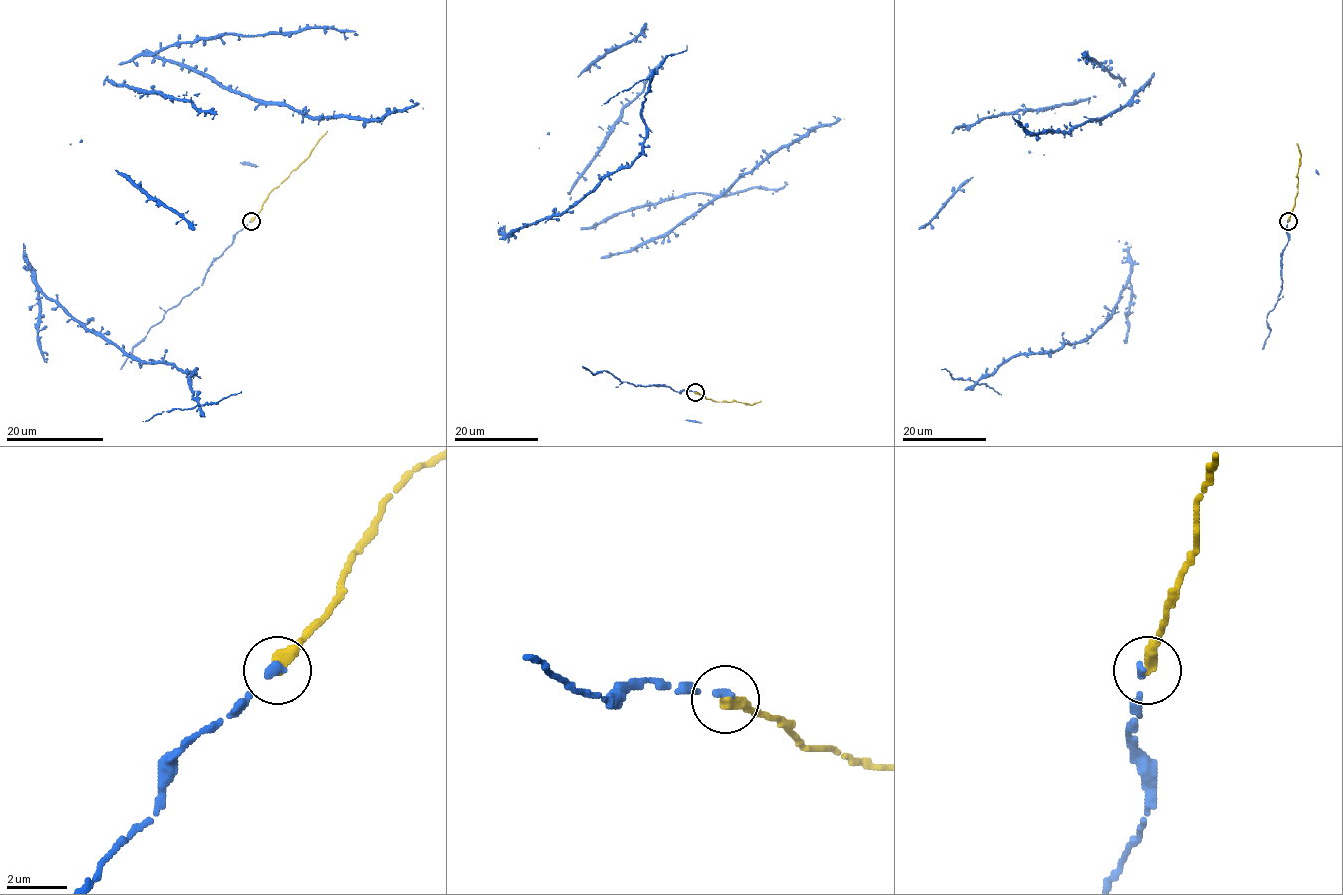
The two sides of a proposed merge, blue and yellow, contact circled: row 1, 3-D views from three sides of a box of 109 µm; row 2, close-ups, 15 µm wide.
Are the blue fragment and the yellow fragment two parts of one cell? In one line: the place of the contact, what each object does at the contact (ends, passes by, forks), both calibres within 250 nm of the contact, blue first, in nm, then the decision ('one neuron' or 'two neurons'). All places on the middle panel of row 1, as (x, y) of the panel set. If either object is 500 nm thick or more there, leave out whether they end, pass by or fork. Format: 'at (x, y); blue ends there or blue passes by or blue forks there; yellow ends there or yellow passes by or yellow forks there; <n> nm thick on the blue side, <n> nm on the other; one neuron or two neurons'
at (695, 392); blue ends there; yellow ends there; 240 nm thick on the blue side, 440 nm on the other; one neuron

